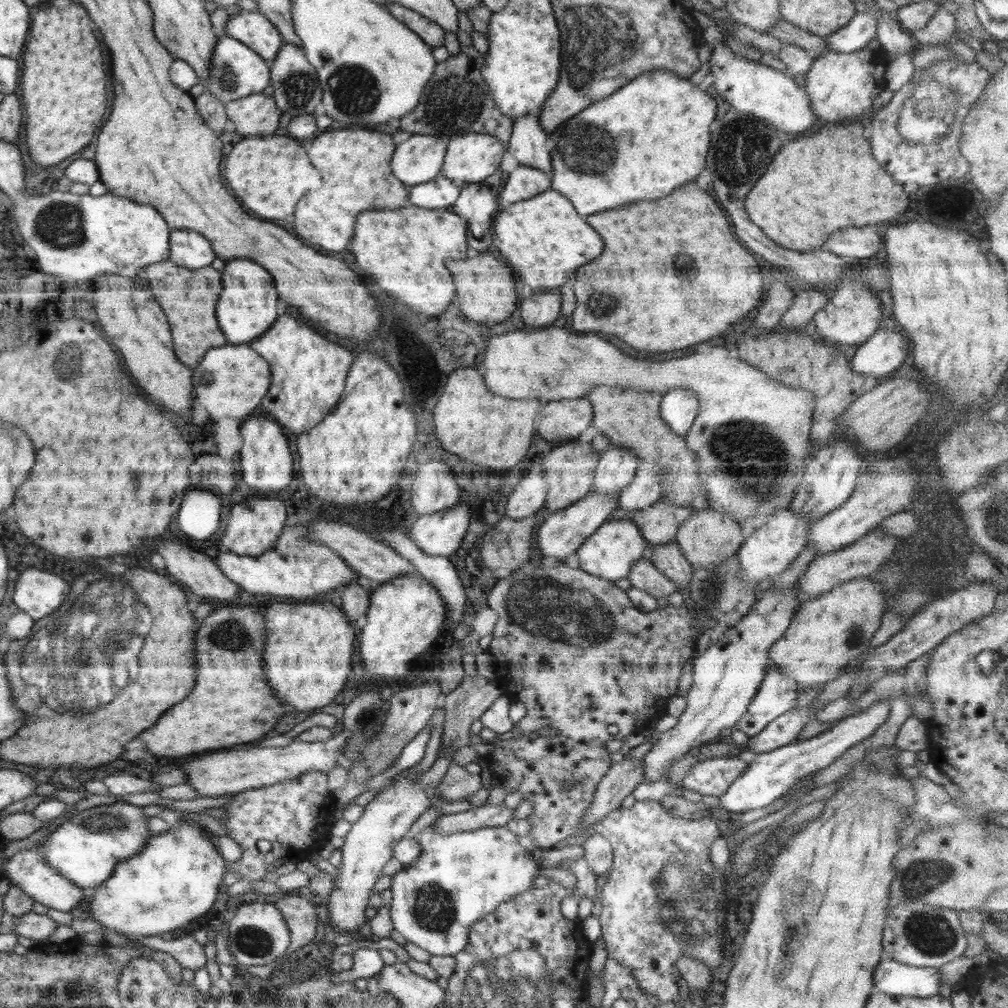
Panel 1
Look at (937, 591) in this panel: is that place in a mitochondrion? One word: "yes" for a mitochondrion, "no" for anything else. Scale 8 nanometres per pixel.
no

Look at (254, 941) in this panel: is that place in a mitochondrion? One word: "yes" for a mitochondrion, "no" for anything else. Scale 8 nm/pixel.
yes

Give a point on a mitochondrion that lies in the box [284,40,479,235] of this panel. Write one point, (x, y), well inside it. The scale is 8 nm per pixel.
(355, 91)

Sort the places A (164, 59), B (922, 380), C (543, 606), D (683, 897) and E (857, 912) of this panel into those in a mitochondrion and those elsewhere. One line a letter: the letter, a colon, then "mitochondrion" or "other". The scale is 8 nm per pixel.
A: other
B: other
C: mitochondrion
D: mitochondrion
E: other

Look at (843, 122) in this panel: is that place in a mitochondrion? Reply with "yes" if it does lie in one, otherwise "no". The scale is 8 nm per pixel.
no

